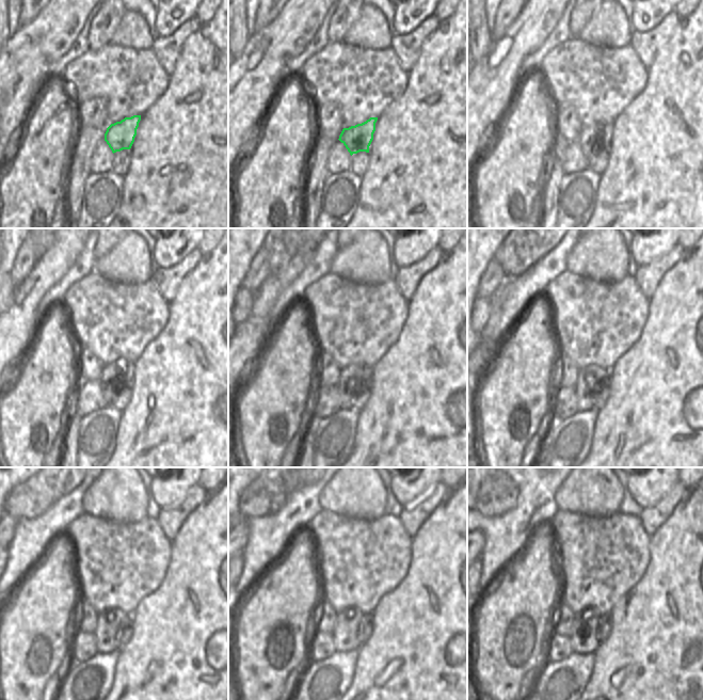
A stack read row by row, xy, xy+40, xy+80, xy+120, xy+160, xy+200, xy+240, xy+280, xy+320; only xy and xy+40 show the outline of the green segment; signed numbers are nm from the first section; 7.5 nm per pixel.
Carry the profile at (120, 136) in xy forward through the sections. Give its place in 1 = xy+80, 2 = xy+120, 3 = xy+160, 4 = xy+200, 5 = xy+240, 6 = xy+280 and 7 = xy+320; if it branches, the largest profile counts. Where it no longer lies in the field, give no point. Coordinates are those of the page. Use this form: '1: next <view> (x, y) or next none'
1: next xy+80 (595, 137)
2: next xy+120 (110, 382)
3: next xy+160 (348, 385)
4: next xy+200 (586, 386)
5: next xy+240 (107, 633)
6: next xy+280 (345, 631)
7: next xy+320 (582, 639)

